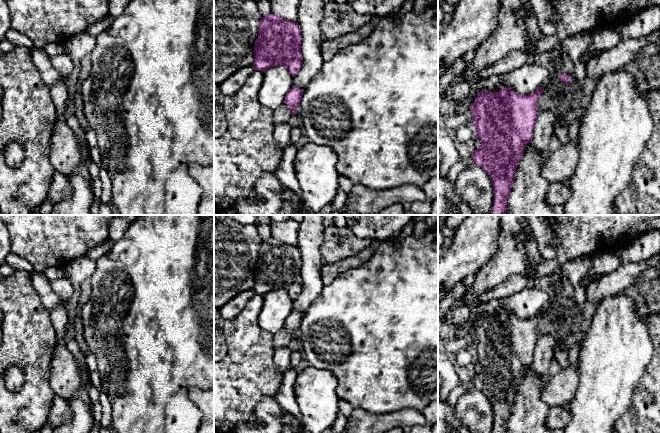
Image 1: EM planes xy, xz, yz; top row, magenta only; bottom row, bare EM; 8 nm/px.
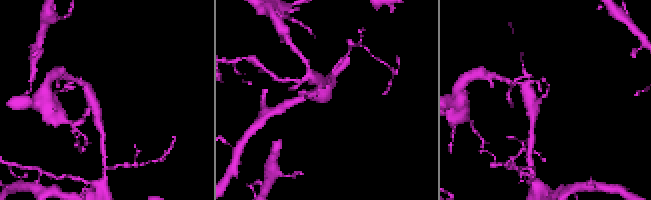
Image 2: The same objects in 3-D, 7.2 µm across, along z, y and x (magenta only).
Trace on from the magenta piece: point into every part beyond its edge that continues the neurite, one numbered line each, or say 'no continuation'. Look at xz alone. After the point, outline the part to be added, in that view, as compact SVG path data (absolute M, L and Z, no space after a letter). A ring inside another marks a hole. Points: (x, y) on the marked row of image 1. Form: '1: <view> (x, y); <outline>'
no continuation

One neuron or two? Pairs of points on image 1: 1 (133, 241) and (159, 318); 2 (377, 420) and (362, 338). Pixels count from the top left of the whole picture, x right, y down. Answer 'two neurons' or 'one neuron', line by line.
1: one neuron
2: two neurons

